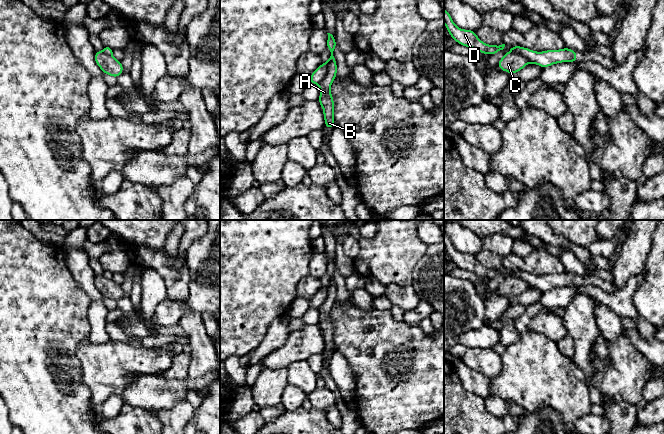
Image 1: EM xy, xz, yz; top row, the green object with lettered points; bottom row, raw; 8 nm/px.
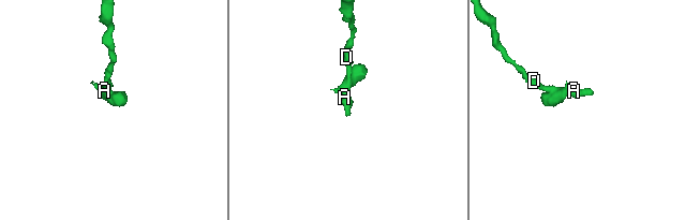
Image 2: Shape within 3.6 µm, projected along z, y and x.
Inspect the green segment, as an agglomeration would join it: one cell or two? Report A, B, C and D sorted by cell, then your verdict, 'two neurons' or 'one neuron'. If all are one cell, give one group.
groups A B D / C; two neurons

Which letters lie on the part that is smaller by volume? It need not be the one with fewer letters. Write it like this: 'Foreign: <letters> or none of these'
Foreign: C

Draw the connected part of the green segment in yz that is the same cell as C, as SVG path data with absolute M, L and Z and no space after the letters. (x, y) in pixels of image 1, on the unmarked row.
M508 276L500 283L497 290L510 298L522 294L527 288L528 284L519 277Z

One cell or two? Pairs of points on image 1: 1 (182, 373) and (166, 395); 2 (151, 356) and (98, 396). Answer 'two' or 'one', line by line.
1: two
2: one

